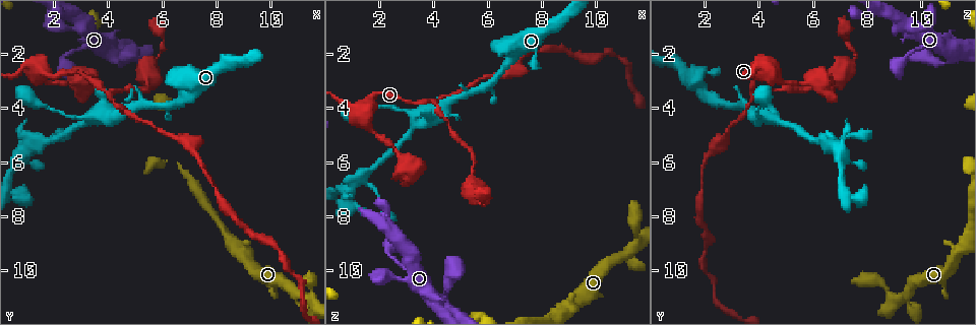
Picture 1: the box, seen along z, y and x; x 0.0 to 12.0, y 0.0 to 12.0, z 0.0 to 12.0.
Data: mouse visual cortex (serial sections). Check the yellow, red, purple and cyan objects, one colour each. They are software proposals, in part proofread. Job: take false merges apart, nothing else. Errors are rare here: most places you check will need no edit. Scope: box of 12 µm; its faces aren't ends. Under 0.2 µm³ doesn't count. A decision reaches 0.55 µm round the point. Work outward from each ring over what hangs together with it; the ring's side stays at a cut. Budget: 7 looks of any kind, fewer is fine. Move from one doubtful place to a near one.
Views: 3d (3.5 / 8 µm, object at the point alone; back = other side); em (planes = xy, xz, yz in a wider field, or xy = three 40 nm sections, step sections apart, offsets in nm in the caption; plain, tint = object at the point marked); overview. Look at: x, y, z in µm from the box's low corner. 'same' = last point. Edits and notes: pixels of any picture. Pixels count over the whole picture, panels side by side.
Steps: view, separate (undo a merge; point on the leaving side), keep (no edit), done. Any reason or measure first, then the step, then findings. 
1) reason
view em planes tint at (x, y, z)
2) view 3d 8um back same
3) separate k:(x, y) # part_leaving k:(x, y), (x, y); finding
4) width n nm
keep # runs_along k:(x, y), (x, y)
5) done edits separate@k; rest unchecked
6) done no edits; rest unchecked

thin neck
view 3d 3.5um at (4.2, 2.1, 11.1)

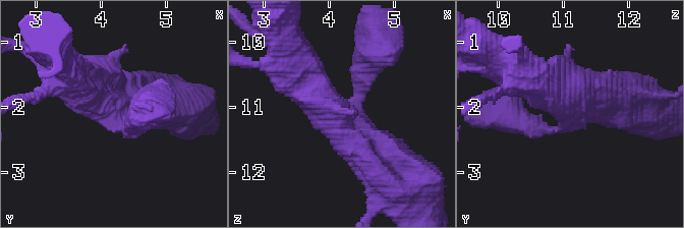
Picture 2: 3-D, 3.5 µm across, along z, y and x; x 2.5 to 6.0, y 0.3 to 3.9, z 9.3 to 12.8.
view em xy step 2 tint at (4.20, 2.05, 11.15)

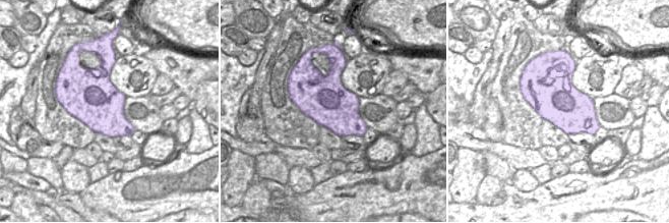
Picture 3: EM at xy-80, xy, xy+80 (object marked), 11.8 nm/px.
keep # runs_along 2:(66, 72), (126, 128), (138, 122); one cell here

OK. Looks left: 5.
sharp bend
view 3d 8um at (4.1, 3.5, 3.7)

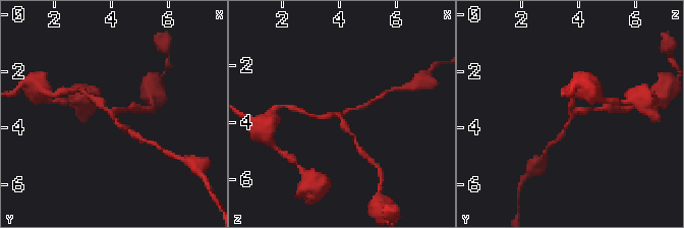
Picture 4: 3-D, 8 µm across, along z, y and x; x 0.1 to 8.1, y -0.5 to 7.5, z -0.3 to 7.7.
arms 3; arm_widths 150, 150, 150 nm; now the EM
view em xy step 3 tint at (4.0, 3.5, 3.8)

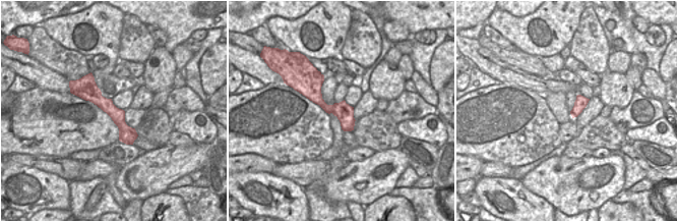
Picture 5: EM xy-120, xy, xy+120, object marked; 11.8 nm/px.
keep # runs_along 4:(317, 117), (339, 115), (354, 139); continuous, no second cell

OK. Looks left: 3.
thin neck
view 3d 8um back at (1.9, 4.2, 4.0)

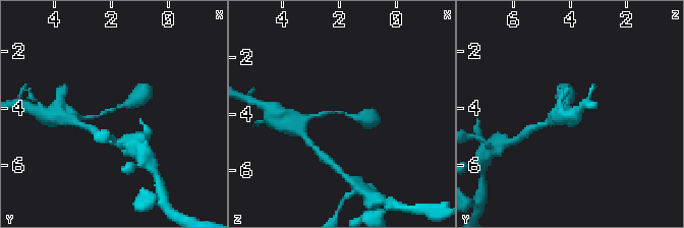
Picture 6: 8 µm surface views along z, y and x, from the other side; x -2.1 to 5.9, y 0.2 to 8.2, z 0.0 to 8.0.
view 3d 3.5um at (2.0, 4.1, 3.9)

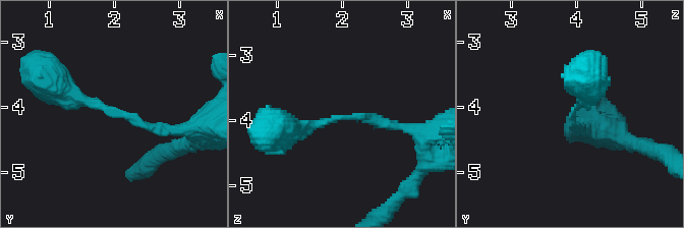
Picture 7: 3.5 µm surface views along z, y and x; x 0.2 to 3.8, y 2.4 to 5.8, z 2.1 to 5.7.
arm_widths 150, 300 nm
keep # runs_along 7:(172, 129), (110, 114), (54, 82); continuous, no second cell

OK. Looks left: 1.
done no edits; rest unchecked

